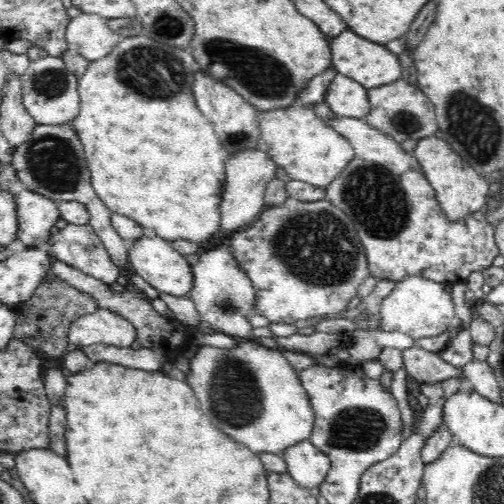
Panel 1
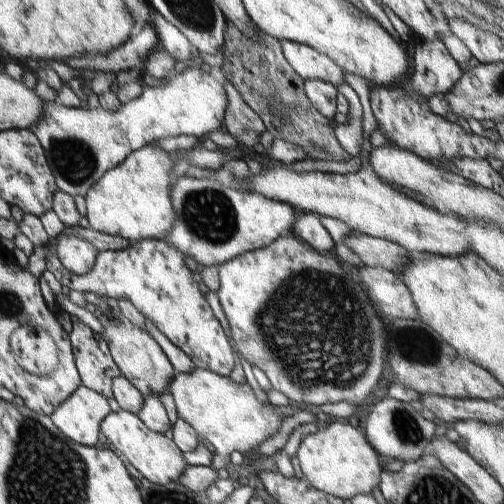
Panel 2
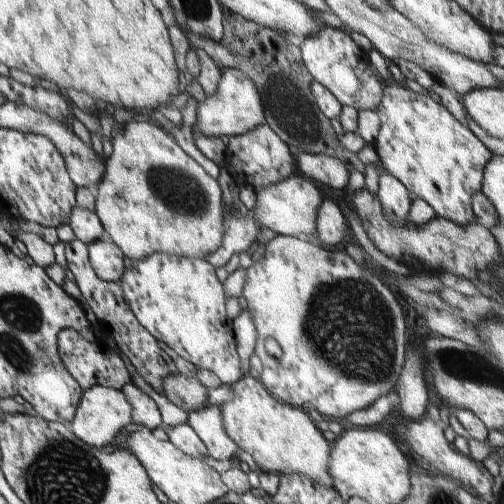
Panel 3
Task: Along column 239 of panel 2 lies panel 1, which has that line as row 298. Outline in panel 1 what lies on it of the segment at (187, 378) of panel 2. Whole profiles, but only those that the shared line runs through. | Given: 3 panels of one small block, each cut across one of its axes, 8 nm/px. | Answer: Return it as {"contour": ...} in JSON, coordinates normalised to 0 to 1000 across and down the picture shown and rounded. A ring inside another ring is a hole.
{"contour":[[[806,548],[786,560],[786,575],[758,595],[754,603],[754,655],[762,659],[794,659],[821,675],[829,671],[865,671],[893,655],[893,639],[905,631],[905,607],[897,587],[881,575],[885,567],[837,552],[837,548]]]}

